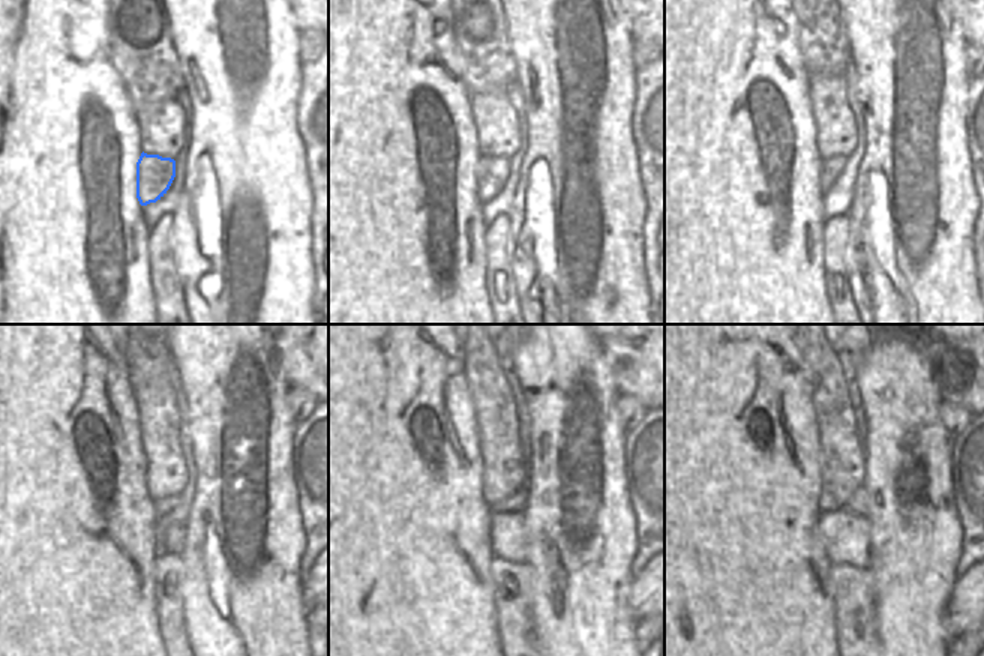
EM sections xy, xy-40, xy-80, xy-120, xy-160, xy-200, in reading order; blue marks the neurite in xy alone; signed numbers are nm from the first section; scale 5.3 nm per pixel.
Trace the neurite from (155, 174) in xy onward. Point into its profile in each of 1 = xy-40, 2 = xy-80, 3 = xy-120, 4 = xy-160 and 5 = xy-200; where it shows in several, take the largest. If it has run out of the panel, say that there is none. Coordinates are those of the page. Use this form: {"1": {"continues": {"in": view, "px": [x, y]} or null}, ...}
{"1": {"continues": {"in": "xy-40", "px": [491, 173]}}, "2": {"continues": {"in": "xy-80", "px": [831, 168]}}, "3": {"continues": {"in": "xy-120", "px": [162, 508]}}, "4": {"continues": {"in": "xy-160", "px": [516, 502]}}, "5": {"continues": {"in": "xy-200", "px": [857, 503]}}}

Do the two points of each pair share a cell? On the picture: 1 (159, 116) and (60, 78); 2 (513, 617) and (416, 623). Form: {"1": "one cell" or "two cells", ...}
{"1": "two cells", "2": "two cells"}

